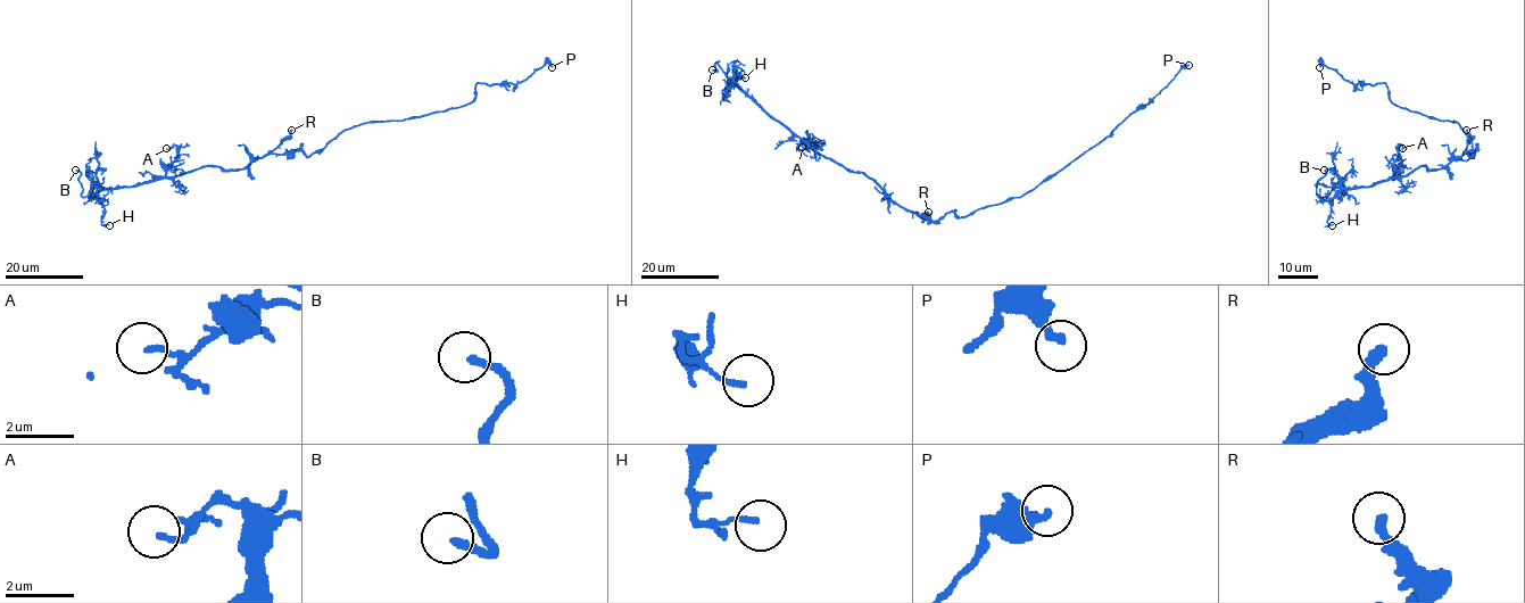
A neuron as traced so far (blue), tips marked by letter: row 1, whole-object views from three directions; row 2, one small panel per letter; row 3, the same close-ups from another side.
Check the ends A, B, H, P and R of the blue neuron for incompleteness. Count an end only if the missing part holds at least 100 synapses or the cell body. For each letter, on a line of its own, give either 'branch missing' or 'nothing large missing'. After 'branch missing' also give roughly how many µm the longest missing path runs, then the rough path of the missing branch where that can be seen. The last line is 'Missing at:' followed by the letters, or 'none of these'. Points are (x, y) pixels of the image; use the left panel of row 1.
A: nothing large missing
B: branch missing | 45 µm | (75, 170), (67, 159), (56, 159), (35, 183)
H: nothing large missing
P: nothing large missing
R: nothing large missing
Missing at: B

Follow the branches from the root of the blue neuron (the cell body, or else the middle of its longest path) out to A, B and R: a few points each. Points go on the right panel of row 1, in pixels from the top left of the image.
A: (1469, 156), (1475, 151), (1452, 158), (1438, 168), (1420, 166), (1395, 176), (1393, 162), (1398, 147), (1402, 148)
B: (1469, 156), (1475, 151), (1438, 168), (1420, 166), (1320, 197), (1316, 183), (1324, 170)
R: (1469, 156), (1475, 151), (1466, 153), (1472, 139), (1466, 130)

